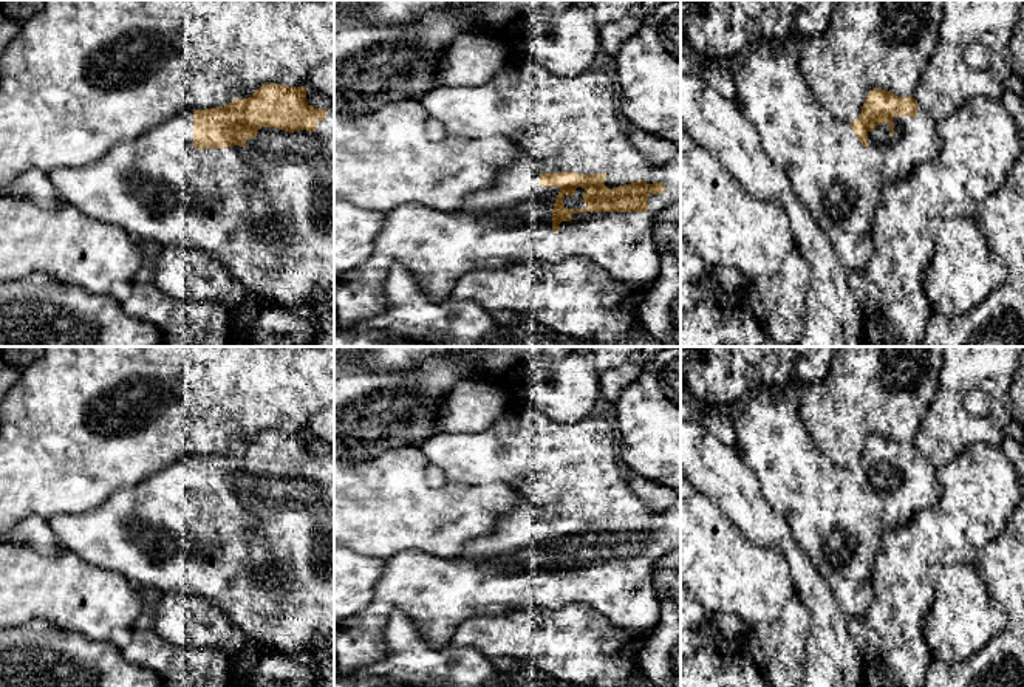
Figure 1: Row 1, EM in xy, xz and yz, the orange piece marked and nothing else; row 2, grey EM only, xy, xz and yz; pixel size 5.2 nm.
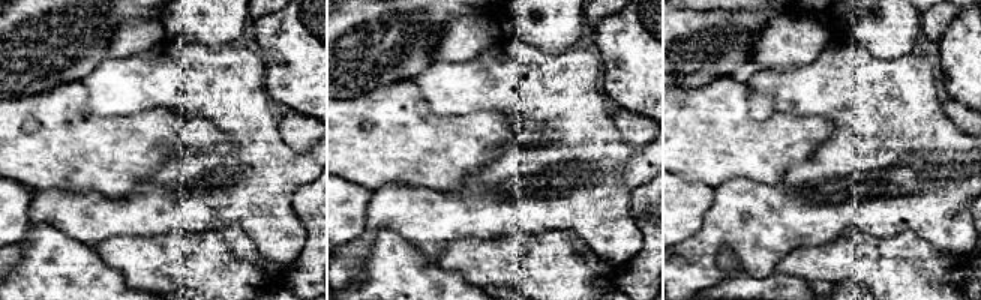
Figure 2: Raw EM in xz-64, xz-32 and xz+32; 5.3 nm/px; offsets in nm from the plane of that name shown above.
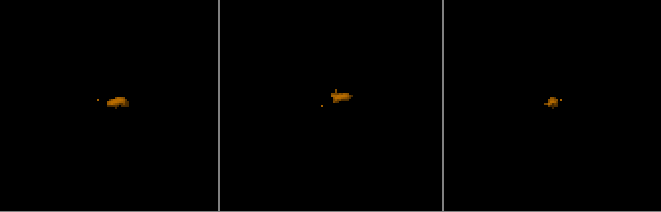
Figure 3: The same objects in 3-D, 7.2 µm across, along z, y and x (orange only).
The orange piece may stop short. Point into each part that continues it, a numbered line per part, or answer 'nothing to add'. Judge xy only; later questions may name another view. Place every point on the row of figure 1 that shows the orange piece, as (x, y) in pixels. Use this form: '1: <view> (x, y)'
1: xy (266, 211)

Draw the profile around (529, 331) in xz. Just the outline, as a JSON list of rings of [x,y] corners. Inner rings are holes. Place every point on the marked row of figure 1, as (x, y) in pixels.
[[[521,313],[520,323],[501,326],[495,337],[486,339],[476,347],[592,347],[592,344],[555,334],[534,316]]]

